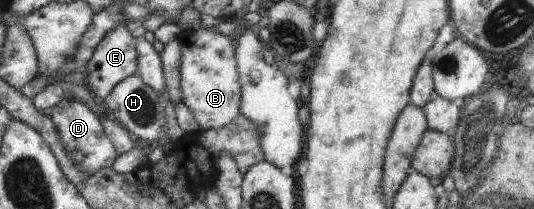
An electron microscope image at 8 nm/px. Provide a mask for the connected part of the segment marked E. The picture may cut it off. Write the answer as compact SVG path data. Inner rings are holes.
M119 23L95 47L86 64L86 85L99 100L103 101L118 82L138 72L135 43L136 38L127 29L127 23Z

